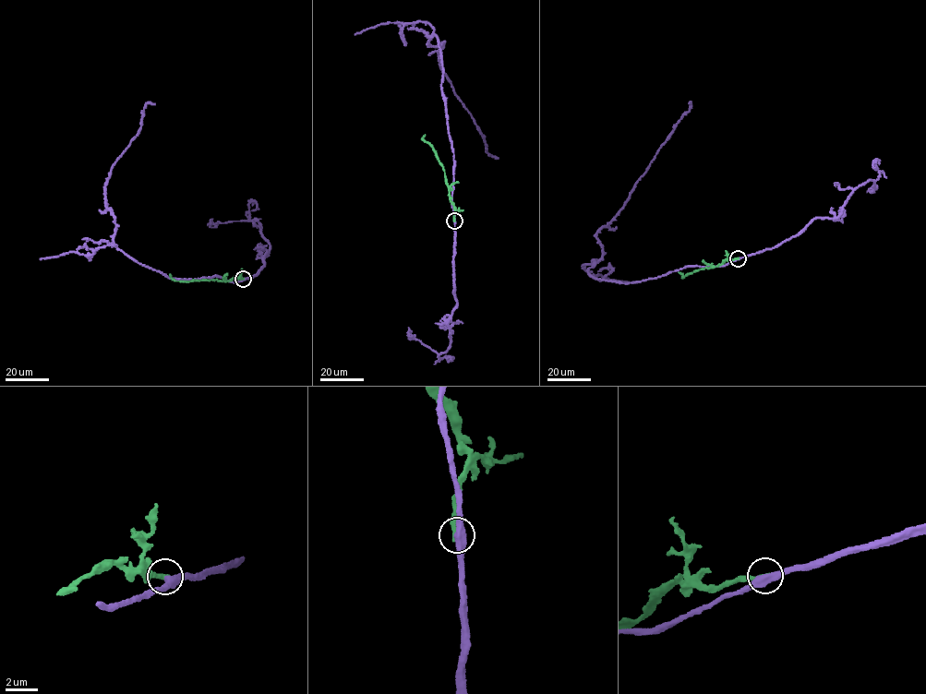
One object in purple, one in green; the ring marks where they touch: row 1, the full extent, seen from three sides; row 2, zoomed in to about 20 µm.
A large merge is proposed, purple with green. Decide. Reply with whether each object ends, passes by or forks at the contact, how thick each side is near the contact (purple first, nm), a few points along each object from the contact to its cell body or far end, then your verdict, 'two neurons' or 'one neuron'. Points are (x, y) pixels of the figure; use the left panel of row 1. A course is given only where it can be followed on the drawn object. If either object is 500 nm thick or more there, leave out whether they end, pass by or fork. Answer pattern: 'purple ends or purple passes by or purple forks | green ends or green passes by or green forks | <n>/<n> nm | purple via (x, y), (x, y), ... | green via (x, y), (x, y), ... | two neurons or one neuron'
500/360 nm | purple via (243, 279), (166, 277), (115, 245), (104, 187), (140, 128), (144, 107), (155, 104) | green via (243, 279), (234, 277), (228, 281), (176, 281), (170, 273) | two neurons

